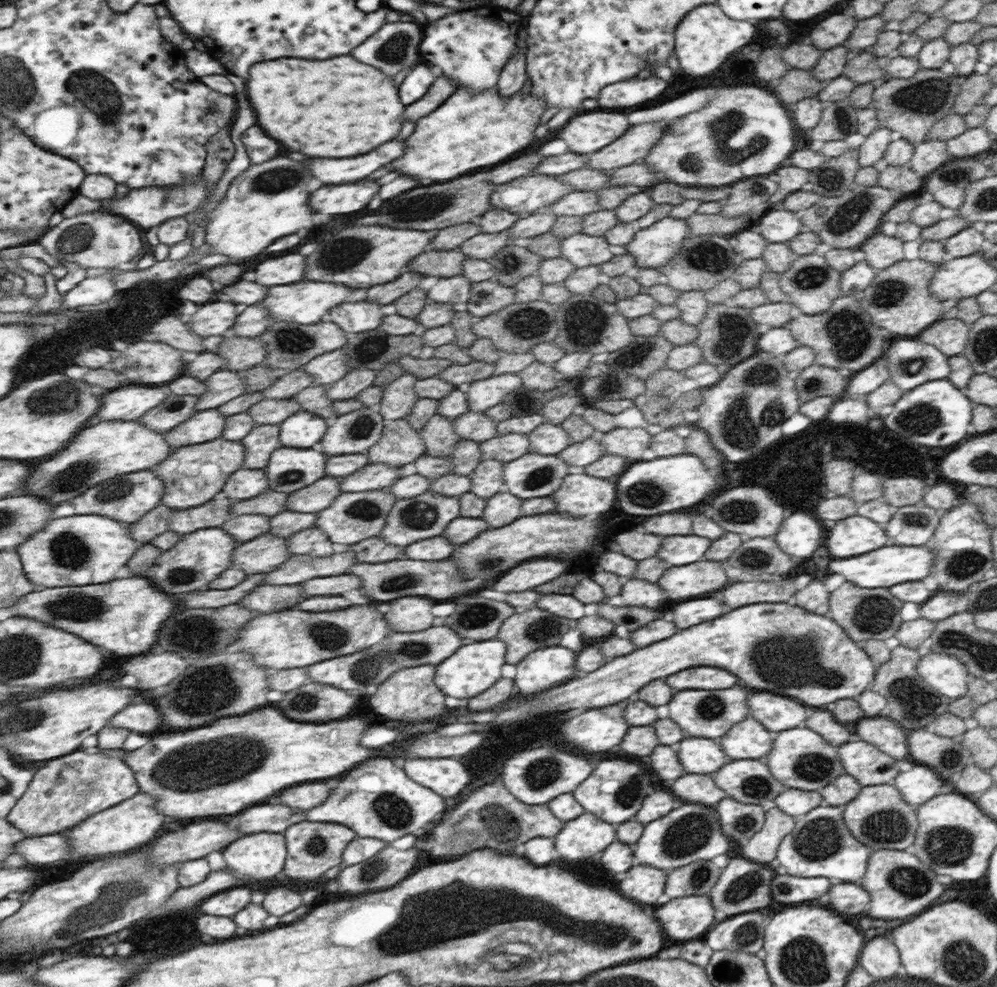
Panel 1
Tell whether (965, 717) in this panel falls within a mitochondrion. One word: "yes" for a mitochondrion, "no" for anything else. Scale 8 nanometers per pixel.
no

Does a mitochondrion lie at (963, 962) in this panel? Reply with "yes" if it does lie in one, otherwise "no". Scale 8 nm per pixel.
yes

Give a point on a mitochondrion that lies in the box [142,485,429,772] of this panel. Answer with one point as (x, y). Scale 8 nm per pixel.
(216, 685)

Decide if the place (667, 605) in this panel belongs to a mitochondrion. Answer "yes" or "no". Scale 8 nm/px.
no

